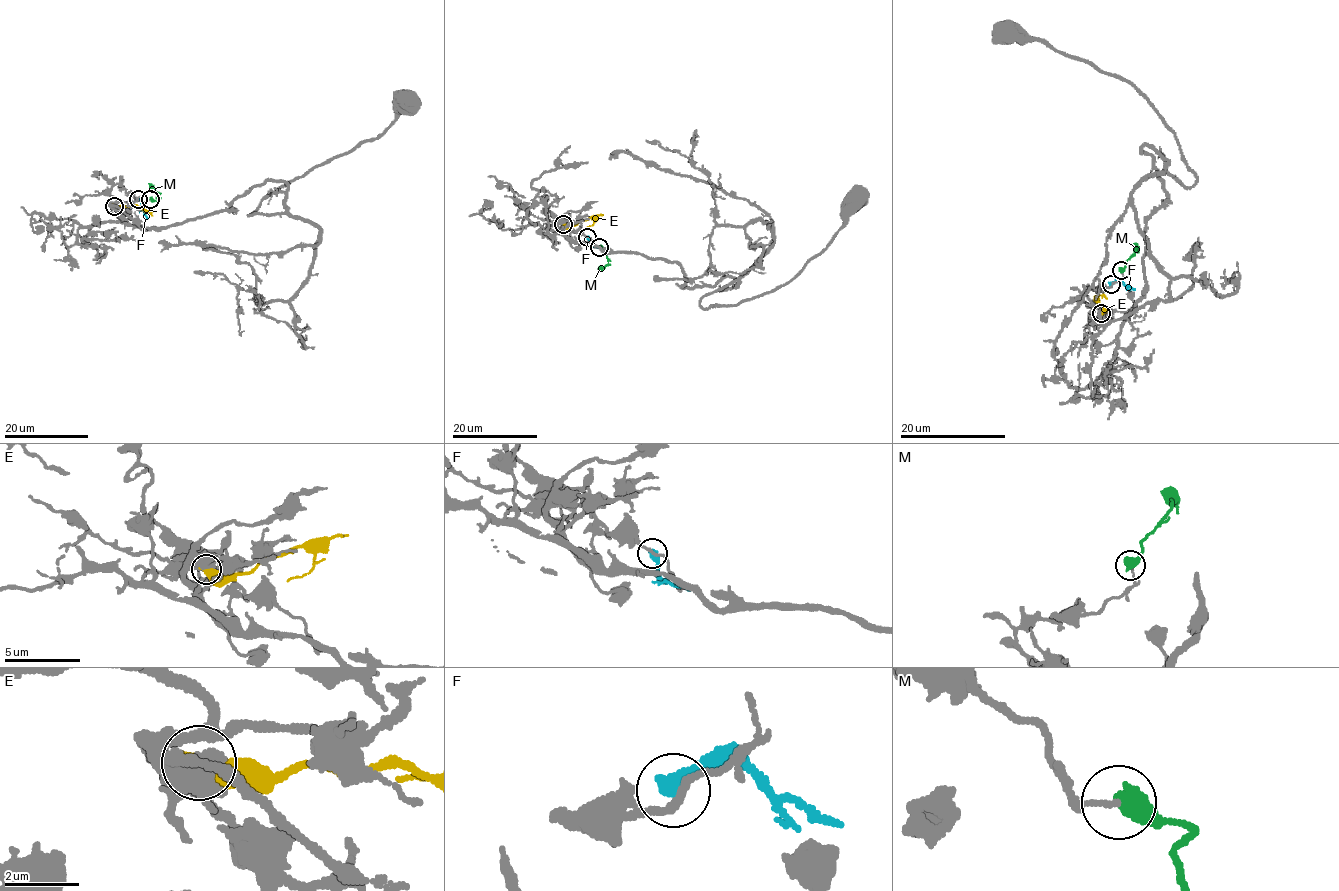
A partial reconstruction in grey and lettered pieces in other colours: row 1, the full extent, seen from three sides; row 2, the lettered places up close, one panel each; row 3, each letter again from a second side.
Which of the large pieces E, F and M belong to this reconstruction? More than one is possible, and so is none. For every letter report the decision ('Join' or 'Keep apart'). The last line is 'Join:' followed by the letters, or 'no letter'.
E: Keep apart
F: Keep apart
M: Keep apart
Join: no letter

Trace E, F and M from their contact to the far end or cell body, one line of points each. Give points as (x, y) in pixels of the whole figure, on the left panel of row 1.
E: (115, 206), (136, 207)
F: (137, 199), (147, 218)
M: (150, 199), (158, 200), (159, 194), (148, 183)

